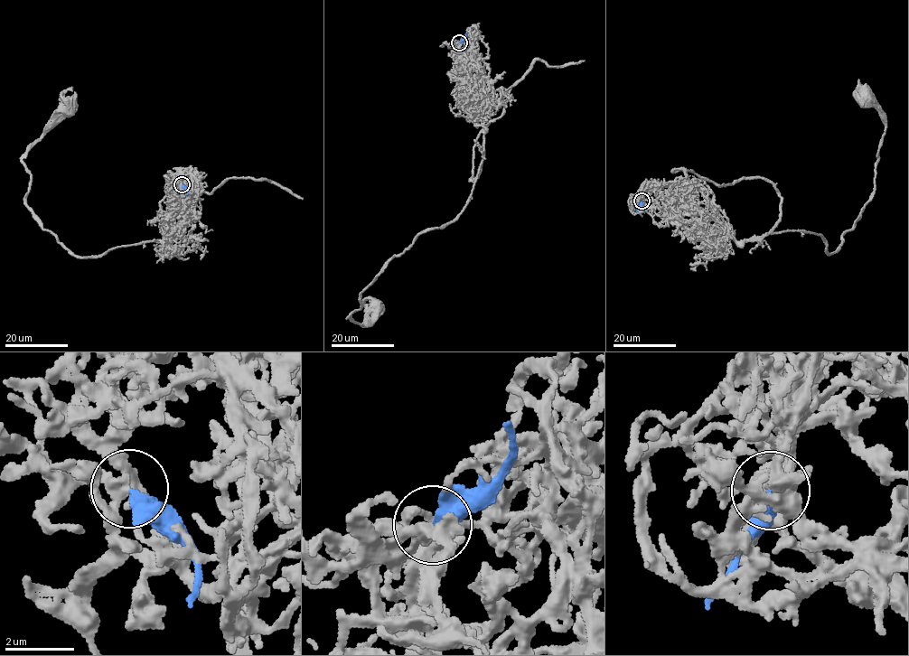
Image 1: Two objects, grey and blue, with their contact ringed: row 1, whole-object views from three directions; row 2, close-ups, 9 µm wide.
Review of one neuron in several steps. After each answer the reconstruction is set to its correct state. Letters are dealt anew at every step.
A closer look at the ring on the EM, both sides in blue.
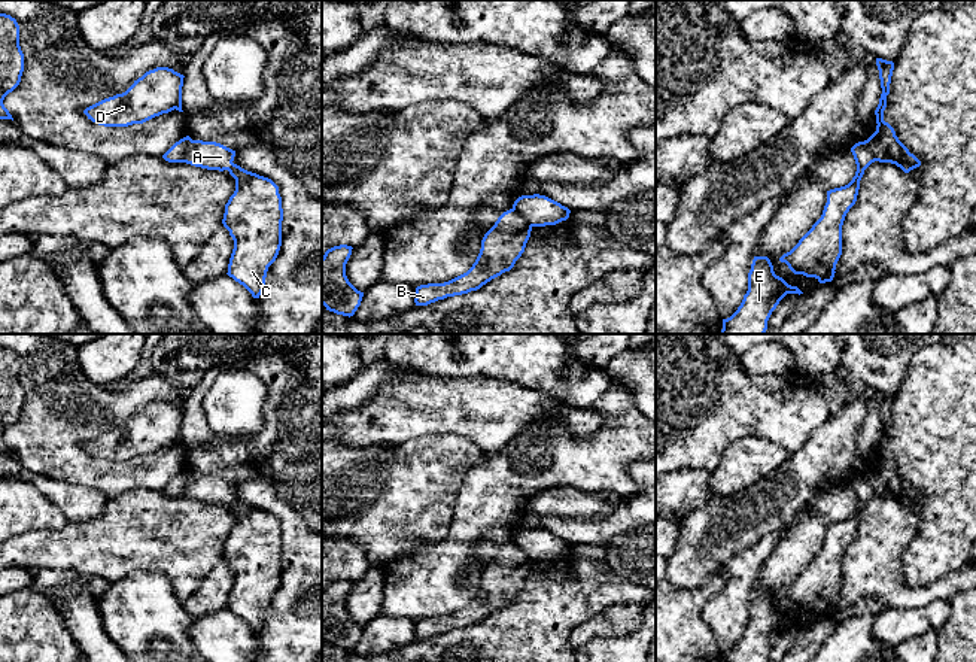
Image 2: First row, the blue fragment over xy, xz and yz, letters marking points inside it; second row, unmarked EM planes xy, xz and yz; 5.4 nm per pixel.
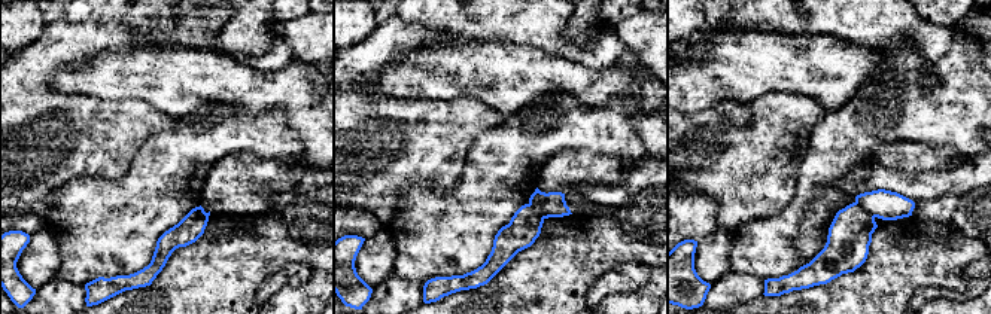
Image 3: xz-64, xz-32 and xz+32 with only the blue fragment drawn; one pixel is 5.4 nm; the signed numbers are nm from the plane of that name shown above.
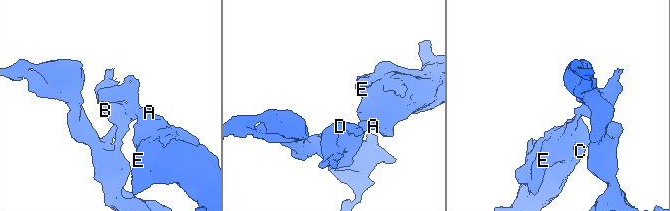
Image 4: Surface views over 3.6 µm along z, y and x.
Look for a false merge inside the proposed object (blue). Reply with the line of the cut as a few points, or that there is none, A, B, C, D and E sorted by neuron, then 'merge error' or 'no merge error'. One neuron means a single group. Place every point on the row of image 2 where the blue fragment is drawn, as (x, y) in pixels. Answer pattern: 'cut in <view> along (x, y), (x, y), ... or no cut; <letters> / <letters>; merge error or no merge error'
cut in xy along (192, 140), (182, 161); A C E / B D; merge error

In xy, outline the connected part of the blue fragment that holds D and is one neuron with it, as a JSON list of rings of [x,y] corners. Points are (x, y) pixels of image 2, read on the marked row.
[[[156,67],[122,94],[104,98],[83,110],[92,122],[104,127],[143,124],[171,110],[182,110],[183,75],[168,67]]]

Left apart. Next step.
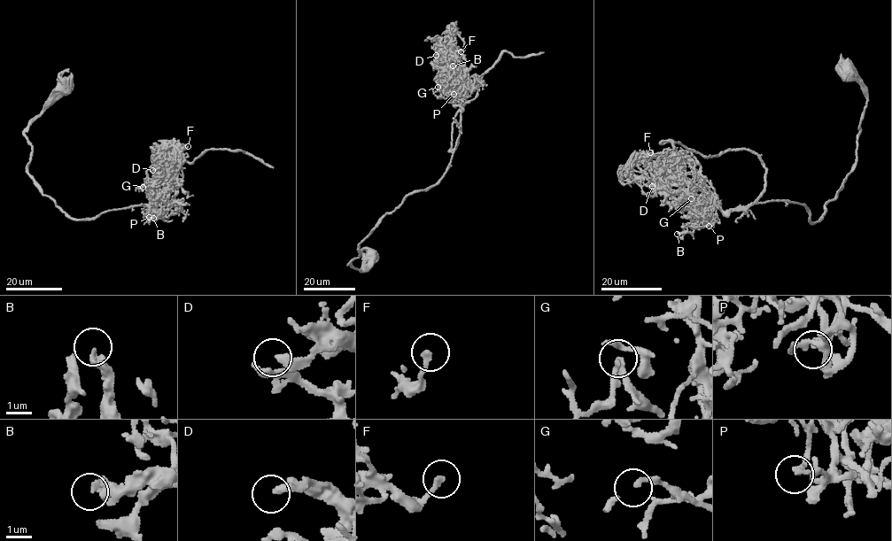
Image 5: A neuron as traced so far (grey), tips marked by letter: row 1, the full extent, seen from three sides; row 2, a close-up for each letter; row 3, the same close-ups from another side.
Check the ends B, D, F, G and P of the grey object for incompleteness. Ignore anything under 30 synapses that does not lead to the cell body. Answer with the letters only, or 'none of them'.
none of them

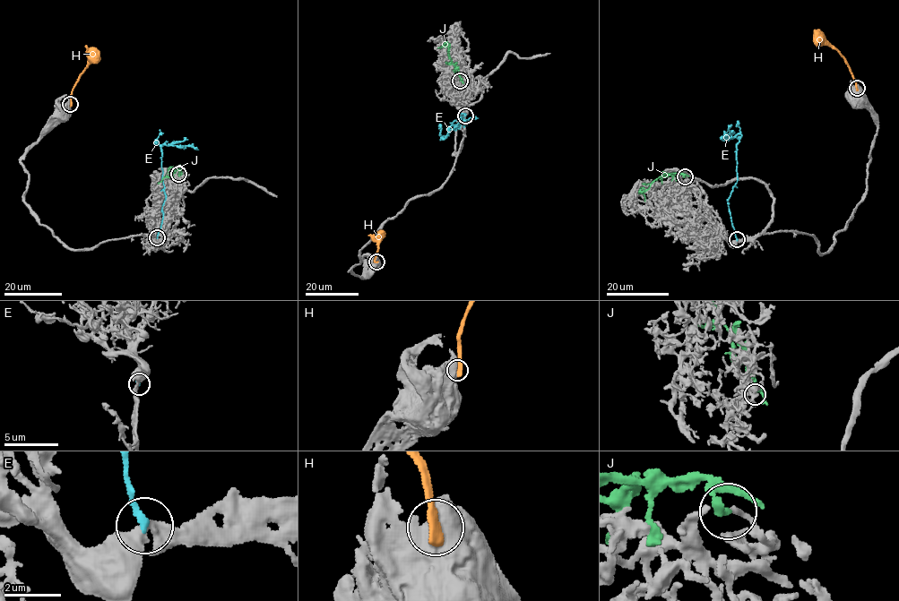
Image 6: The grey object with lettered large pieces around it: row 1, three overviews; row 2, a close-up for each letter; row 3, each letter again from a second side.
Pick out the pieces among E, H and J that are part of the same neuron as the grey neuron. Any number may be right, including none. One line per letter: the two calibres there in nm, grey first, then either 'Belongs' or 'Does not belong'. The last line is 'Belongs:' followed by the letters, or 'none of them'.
E: Thickness 400 nm (grey) against 220 nm. Does not belong
H: Thickness 1050 nm (grey) against 480 nm. Does not belong
J: Thickness 150 nm (grey) against 200 nm. Does not belong
Belongs: none of them

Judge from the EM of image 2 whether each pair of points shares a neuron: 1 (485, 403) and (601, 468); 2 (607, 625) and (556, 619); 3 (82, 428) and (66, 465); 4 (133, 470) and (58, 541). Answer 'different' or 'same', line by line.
1: different
2: different
3: same
4: different

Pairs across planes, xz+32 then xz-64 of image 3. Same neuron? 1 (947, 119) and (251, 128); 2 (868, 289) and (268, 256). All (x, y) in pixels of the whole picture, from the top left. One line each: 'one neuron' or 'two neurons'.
1: one neuron
2: one neuron

